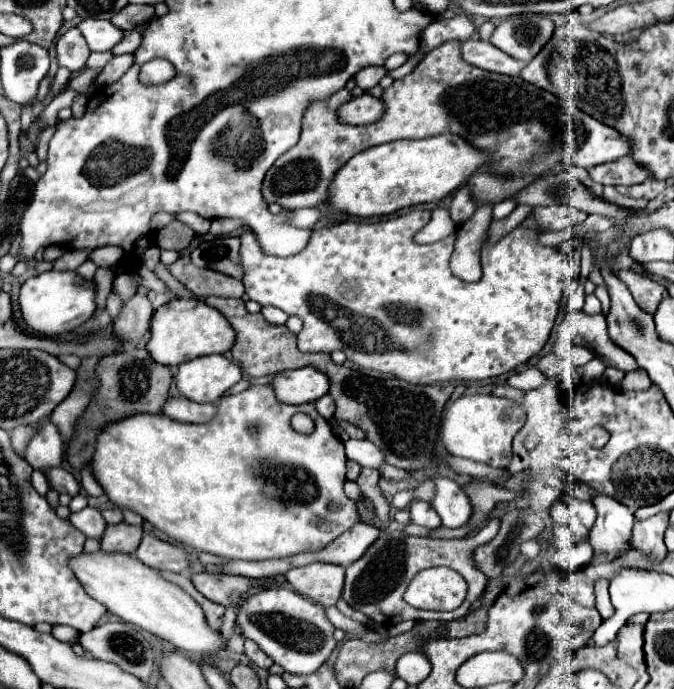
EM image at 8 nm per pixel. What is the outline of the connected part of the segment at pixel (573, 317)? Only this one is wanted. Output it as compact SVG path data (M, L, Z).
M582 311L568 313L558 327L558 337L560 341L590 349L606 367L616 367L624 373L636 371L636 359L608 337L604 321L604 315L584 315Z

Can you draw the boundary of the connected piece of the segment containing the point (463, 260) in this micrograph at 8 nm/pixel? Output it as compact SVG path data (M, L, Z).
M482 205L470 221L466 221L456 233L456 247L452 253L452 273L468 283L474 283L482 277L480 269L480 249L484 237L488 235L488 227L492 221L492 207Z

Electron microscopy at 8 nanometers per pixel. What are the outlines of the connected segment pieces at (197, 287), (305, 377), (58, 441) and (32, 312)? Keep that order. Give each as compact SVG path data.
M182 255L168 269L182 285L186 285L198 297L210 297L210 295L242 297L244 295L244 285L240 279L228 277L228 275L212 271L212 269L200 269L200 267L192 265L188 255Z
M302 367L294 371L284 371L274 377L272 383L276 397L290 405L314 403L324 397L330 389L330 379L314 367Z
M44 419L36 429L34 437L28 441L24 459L34 469L48 469L48 467L60 467L62 453L64 453L64 441L56 425L50 419Z
M46 271L30 277L20 289L22 317L30 329L54 337L80 327L96 311L96 285L74 271Z

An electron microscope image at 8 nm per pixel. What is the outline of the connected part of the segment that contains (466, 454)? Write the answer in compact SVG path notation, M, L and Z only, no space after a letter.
M462 395L446 407L438 435L450 455L506 469L512 459L512 439L524 423L526 411L516 401L494 395Z

